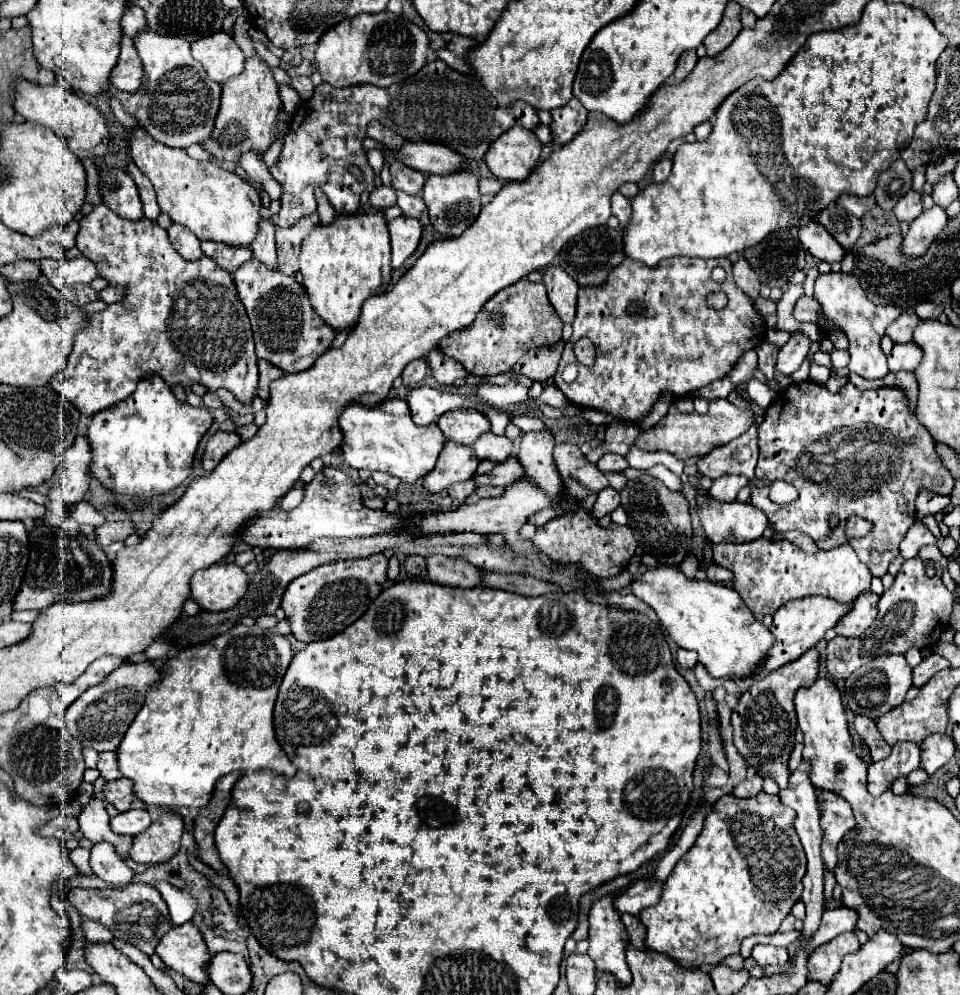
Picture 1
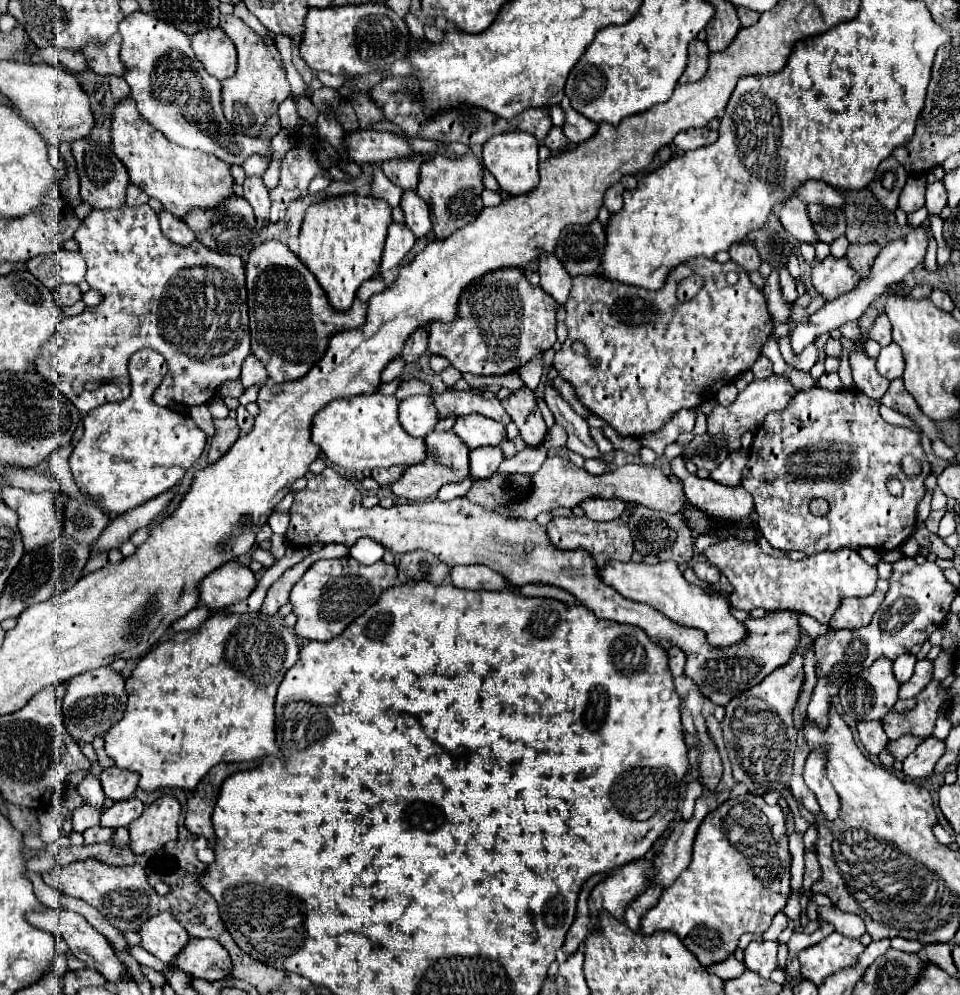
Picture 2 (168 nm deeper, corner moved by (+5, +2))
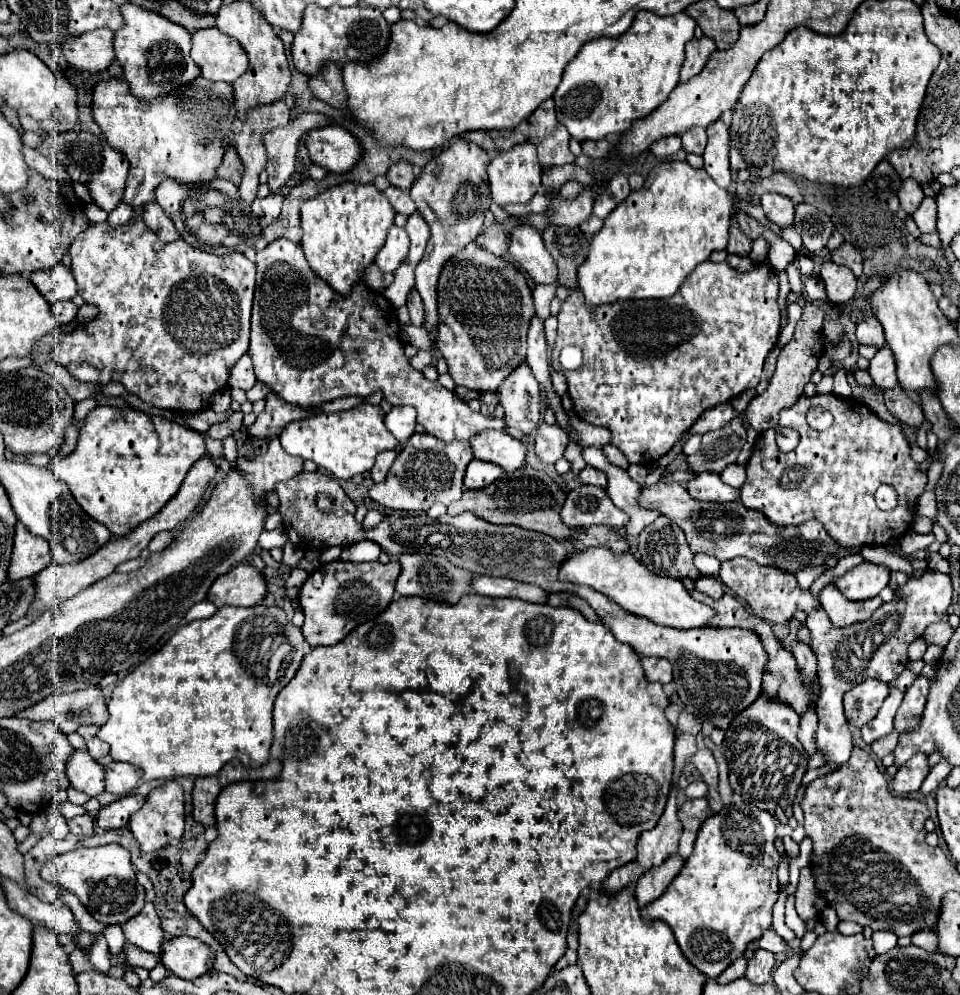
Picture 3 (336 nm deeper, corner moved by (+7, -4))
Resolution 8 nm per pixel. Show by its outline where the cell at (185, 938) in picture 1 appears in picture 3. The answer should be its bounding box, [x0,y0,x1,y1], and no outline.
[122,901,164,955]

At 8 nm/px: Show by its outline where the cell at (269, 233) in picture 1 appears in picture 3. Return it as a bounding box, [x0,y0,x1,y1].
[236,101,290,205]

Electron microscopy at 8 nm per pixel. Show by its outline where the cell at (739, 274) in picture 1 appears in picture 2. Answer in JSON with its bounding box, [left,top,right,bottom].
[728,241,760,273]

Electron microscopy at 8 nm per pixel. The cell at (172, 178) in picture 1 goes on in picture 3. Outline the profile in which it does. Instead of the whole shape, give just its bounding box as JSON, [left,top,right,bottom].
[92,77,240,209]

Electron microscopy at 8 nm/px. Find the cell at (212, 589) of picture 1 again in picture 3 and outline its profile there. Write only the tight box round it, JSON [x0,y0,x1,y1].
[208,563,266,607]

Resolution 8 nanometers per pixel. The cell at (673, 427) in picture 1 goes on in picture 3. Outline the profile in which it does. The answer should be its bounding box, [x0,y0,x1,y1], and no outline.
[746,303,824,433]

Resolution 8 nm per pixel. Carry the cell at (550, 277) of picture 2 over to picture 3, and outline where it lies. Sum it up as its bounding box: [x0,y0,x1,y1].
[508,225,556,285]

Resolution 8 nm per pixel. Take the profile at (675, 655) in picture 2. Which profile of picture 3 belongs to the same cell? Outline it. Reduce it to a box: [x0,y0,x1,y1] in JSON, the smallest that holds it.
[640,657,672,683]

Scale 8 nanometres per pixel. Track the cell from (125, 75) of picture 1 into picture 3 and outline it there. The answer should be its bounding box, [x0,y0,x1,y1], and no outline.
[62,29,116,73]

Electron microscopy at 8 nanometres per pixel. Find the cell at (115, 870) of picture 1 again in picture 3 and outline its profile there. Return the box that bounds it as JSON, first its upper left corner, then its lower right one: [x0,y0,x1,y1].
[68,815,94,835]

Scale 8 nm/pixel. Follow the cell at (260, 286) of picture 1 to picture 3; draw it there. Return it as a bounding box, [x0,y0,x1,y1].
[248,239,504,441]

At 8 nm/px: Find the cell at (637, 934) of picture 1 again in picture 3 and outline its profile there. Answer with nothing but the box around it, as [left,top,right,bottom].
[636,853,684,907]

